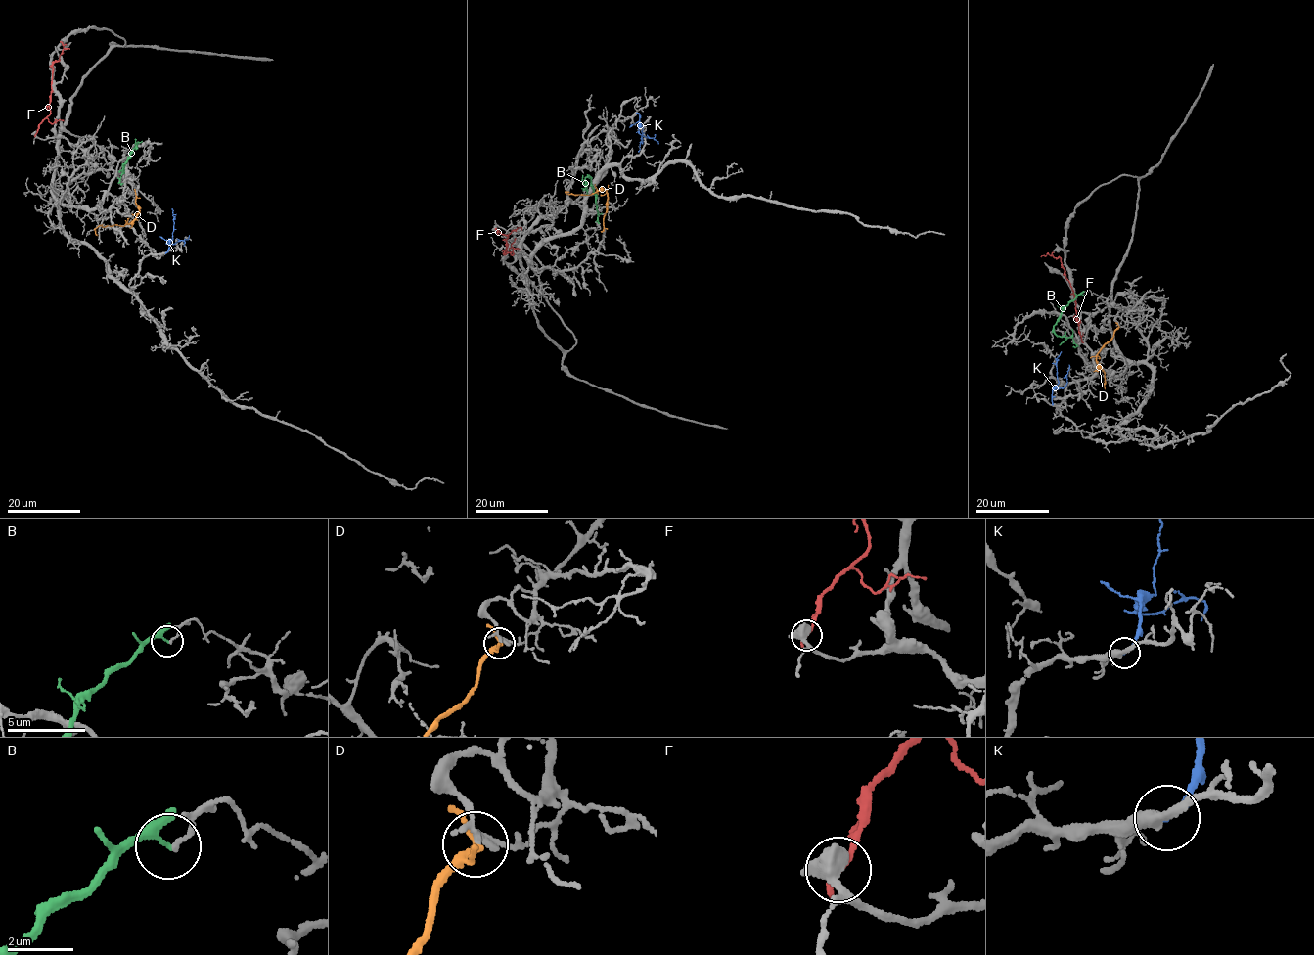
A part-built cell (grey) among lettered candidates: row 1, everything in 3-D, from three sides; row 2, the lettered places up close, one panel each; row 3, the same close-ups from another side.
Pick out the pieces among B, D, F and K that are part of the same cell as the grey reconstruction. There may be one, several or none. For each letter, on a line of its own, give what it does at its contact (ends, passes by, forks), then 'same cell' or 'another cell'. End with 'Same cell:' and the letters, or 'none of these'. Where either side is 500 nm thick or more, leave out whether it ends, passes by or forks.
B: it passes by | another cell
D: it forks | another cell
F: another cell
K: it ends | another cell
Same cell: none of these

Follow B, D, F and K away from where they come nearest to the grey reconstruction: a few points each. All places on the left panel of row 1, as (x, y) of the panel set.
B: (135, 143), (138, 144), (122, 163), (120, 183), (123, 183)
D: (135, 195), (139, 211), (137, 216), (123, 226), (98, 226), (95, 229), (97, 236)
F: (35, 133), (39, 123), (50, 113), (53, 65), (62, 53), (63, 43), (66, 44)
K: (165, 252), (173, 239), (172, 208)

